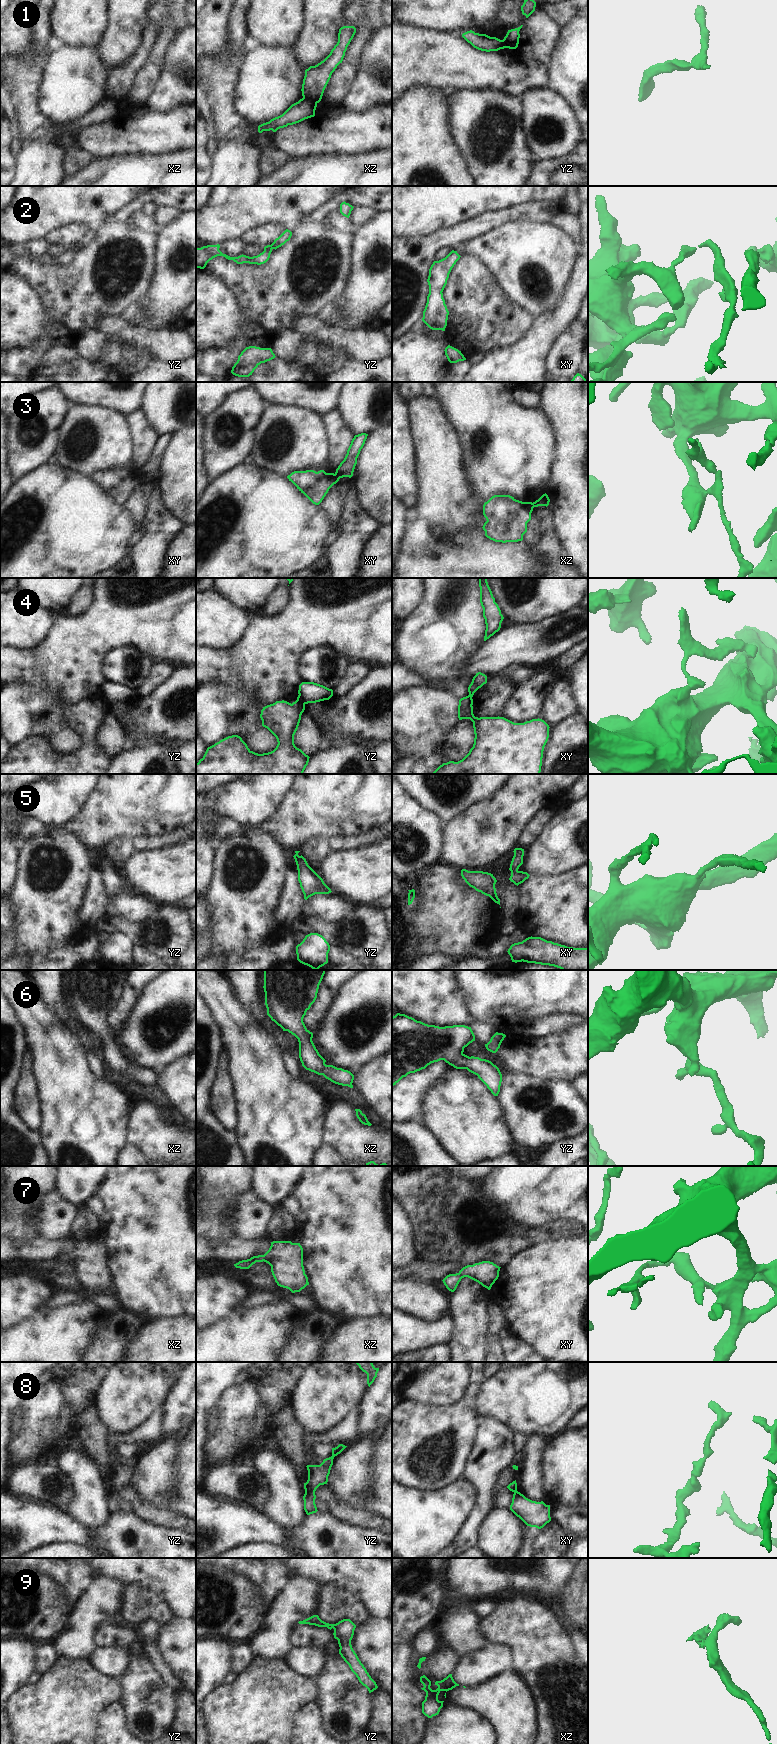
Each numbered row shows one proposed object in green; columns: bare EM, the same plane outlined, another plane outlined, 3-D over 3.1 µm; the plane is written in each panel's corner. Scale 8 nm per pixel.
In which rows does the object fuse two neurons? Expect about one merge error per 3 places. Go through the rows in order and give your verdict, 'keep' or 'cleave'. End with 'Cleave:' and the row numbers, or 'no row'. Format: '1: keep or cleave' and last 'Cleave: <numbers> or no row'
1: cleave
2: keep
3: cleave
4: cleave
5: keep
6: keep
7: keep
8: cleave
9: keep
Cleave: 1, 3, 4, 8

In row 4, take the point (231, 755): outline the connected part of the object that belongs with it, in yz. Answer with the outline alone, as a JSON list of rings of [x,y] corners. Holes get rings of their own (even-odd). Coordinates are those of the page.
[[[300,695],[292,704],[282,700],[263,707],[260,714],[262,726],[276,737],[276,748],[258,754],[251,751],[240,736],[228,736],[207,748],[203,758],[196,763],[196,774],[303,774],[310,757],[295,746],[294,735],[304,710],[305,702]]]

